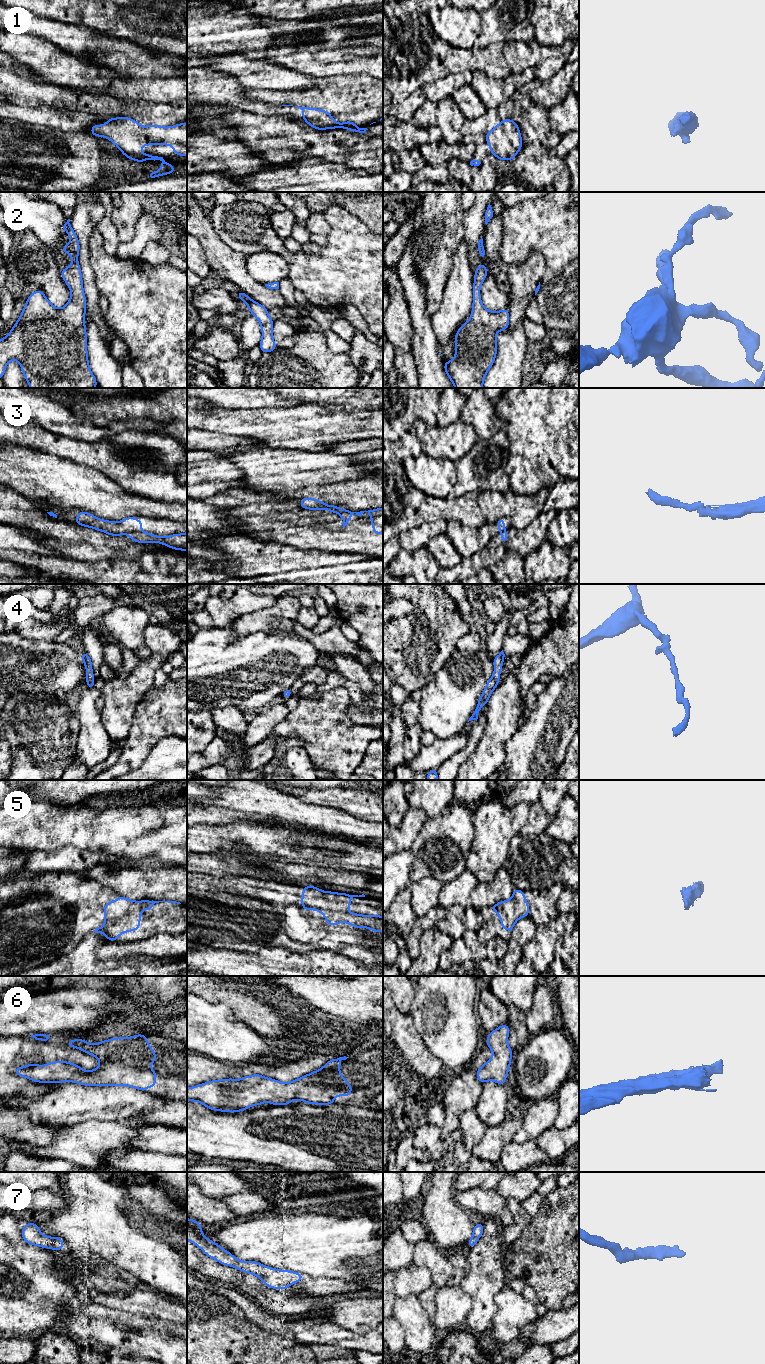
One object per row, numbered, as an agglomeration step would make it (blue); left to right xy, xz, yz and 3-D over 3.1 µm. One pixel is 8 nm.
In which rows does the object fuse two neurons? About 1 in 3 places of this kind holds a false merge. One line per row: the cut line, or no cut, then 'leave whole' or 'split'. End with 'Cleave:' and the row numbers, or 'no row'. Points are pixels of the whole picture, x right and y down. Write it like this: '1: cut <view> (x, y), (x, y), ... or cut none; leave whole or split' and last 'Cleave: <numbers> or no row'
1: cut none; leave whole
2: cut none; leave whole
3: cut xy (140, 532), (131, 532), (129, 534); split
4: cut none; leave whole
5: cut none; leave whole
6: cut none; leave whole
7: cut none; leave whole
Cleave: 3

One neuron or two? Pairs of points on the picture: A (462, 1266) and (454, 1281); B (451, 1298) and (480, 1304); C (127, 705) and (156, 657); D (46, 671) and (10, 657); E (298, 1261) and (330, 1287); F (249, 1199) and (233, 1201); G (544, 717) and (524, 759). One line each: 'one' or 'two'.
A: one
B: two
C: one
D: one
E: two
F: one
G: one

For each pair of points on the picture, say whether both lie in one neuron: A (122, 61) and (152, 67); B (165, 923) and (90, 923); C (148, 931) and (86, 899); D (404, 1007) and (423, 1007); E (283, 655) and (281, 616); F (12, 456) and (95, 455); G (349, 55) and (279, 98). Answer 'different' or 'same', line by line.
A: same
B: same
C: same
D: different
E: different
F: different
G: different

